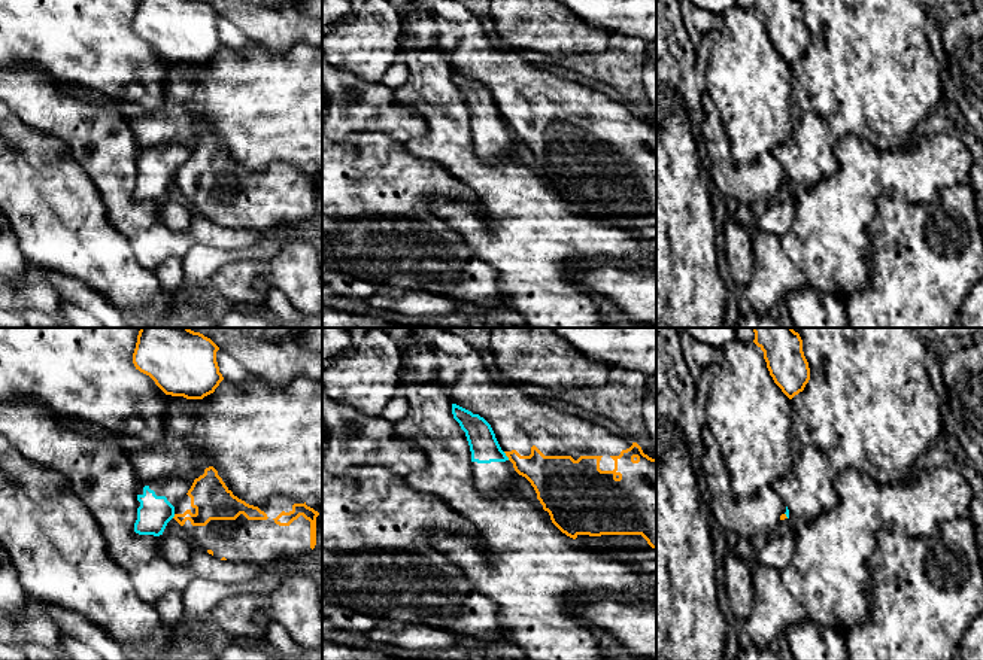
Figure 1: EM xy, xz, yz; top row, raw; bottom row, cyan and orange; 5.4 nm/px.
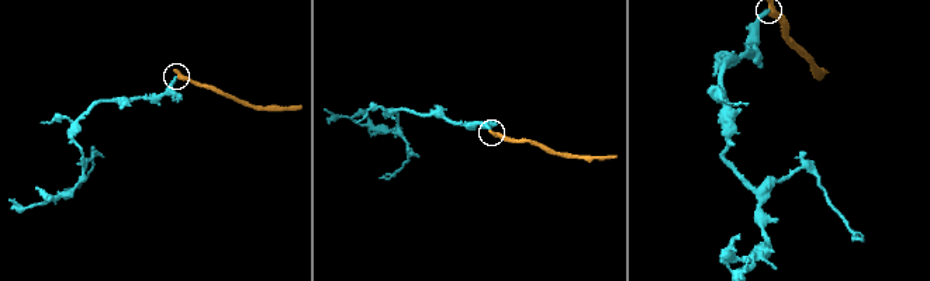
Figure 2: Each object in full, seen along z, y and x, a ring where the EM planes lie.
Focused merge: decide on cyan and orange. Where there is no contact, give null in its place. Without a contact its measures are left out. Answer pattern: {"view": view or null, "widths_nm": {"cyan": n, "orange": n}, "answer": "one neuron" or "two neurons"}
{"view": "xz", "widths_nm": {"cyan": 160, "orange": 200}, "answer": "two neurons"}

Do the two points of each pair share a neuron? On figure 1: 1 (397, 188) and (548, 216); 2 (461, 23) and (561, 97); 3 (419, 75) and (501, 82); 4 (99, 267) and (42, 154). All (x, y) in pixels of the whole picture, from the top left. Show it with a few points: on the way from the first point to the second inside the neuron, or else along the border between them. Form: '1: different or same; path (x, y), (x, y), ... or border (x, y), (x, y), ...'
1: different; border (437, 197), (461, 201), (476, 200)
2: same; path (481, 49), (528, 97), (534, 97)
3: different; border (424, 46), (434, 46), (452, 69)
4: same; path (78, 239), (58, 219), (42, 191), (42, 182)

